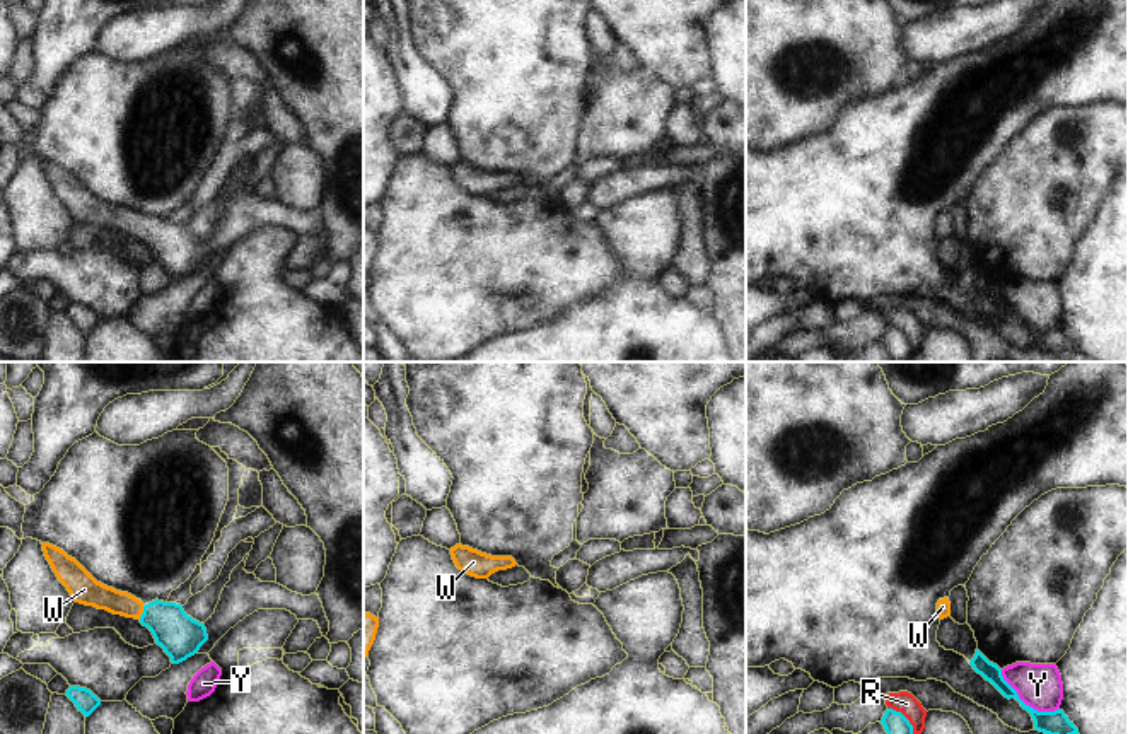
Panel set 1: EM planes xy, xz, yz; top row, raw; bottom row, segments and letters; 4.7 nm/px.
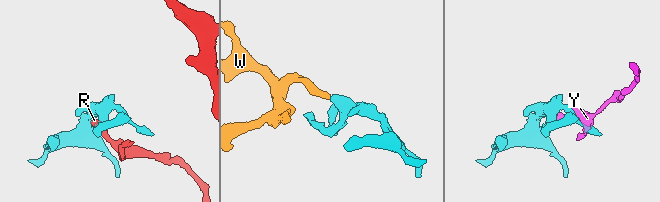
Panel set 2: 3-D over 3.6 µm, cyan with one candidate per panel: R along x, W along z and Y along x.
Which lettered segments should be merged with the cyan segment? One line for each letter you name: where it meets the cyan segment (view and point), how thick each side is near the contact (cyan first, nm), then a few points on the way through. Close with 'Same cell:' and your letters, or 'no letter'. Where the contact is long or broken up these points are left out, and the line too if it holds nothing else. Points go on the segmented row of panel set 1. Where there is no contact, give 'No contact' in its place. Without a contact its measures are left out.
W: Touches cyan at xy (142, 613). Thickness 200 nm (cyan) against 120 nm. Path across: xy (180, 635), (162, 618), (142, 613), (96, 594)
Same cell: W.

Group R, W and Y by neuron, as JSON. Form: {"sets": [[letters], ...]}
{"sets": [["R"], ["W"], ["Y"]]}

